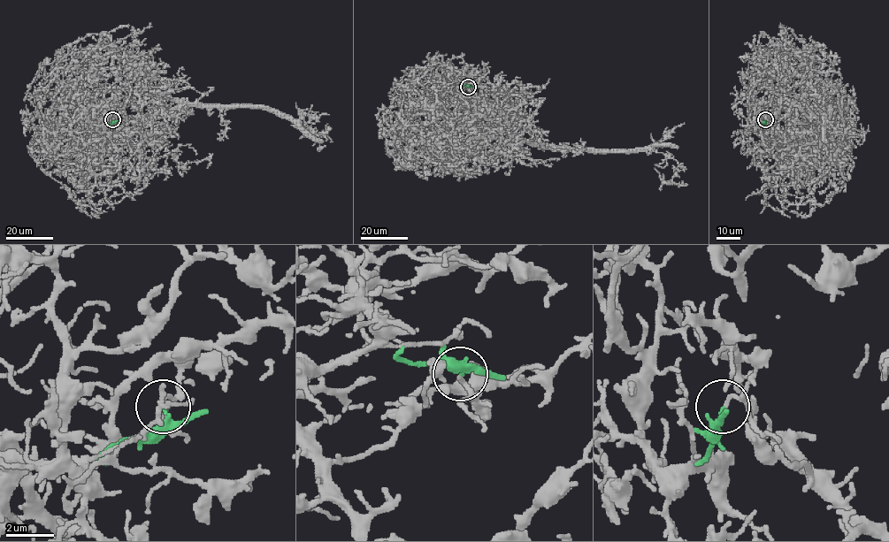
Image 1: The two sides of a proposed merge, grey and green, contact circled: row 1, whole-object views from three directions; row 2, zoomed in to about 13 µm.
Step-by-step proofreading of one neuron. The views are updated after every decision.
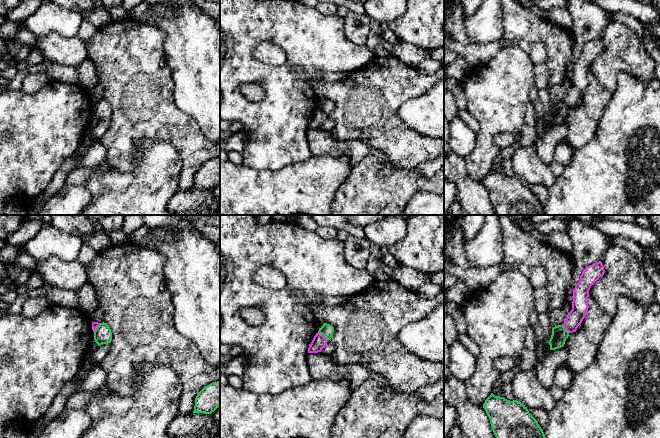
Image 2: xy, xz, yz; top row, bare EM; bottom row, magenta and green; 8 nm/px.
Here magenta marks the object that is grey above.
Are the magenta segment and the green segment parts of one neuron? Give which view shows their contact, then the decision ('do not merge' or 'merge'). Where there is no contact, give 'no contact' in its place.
contact in xz; do not merge

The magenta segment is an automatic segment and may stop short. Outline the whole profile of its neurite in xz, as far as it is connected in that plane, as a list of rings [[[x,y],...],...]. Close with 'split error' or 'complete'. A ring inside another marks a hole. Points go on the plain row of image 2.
[[[319,108],[316,109],[314,112],[309,124],[308,124],[308,129],[318,129],[321,128],[322,125],[325,123],[327,120],[328,116]]] | complete

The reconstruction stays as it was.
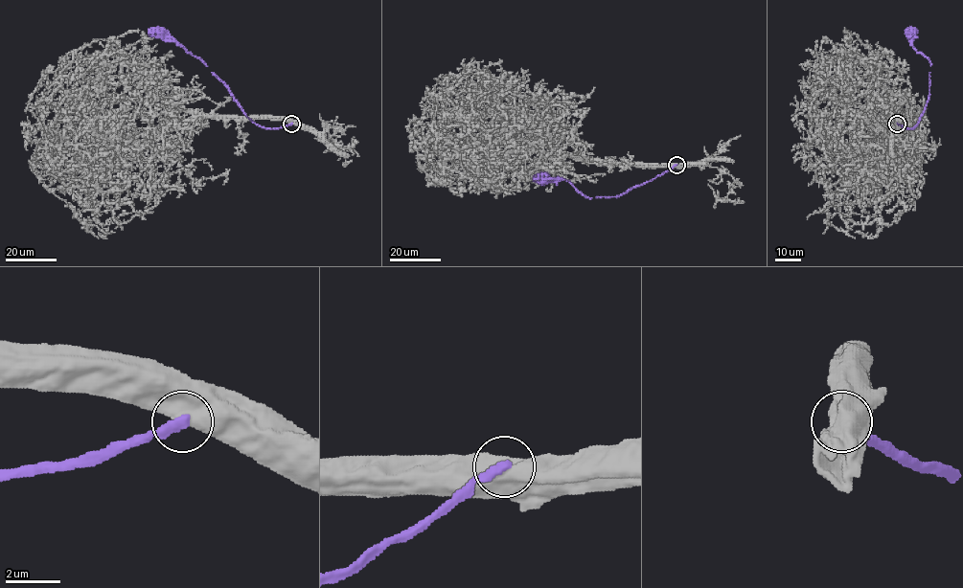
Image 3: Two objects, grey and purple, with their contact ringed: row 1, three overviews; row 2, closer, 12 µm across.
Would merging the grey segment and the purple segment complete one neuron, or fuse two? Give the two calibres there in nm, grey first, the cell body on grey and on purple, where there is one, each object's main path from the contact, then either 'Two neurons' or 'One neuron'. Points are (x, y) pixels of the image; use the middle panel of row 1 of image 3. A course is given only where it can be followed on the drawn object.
Thickness 800 nm (grey) against 380 nm. Soma of grey: none. Soma of purple: (541, 178). Course of grey: (676, 165), (515, 150), (454, 154), (468, 160), (479, 147), (470, 132), (471, 101), (494, 89). Course of purple: (676, 165), (614, 197), (587, 198), (568, 181), (548, 181), (540, 178). Two neurons

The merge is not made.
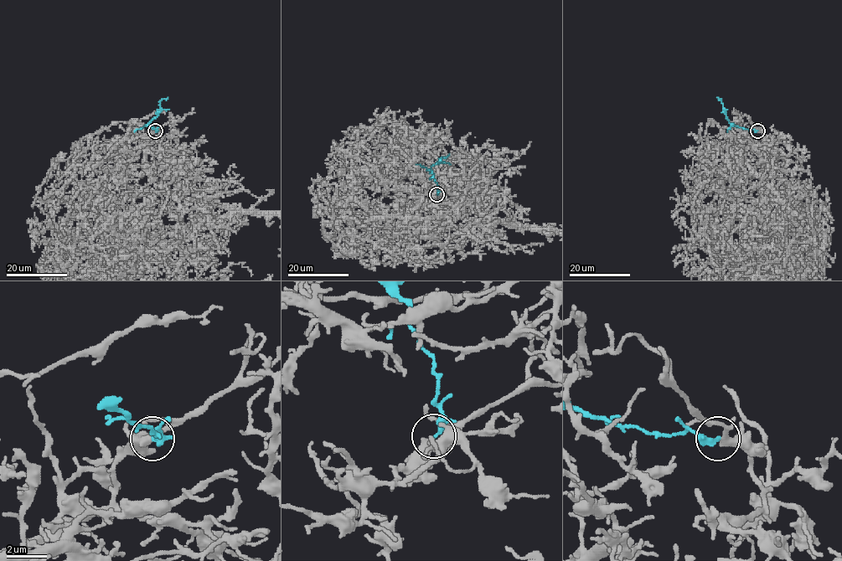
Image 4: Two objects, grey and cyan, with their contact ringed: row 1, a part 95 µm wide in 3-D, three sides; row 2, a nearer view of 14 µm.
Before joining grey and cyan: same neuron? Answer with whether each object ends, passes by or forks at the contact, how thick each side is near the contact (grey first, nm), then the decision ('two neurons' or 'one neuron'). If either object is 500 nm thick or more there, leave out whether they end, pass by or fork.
grey passes by; cyan ends there; 340 nm thick on the grey side, 280 nm on the other; two neurons

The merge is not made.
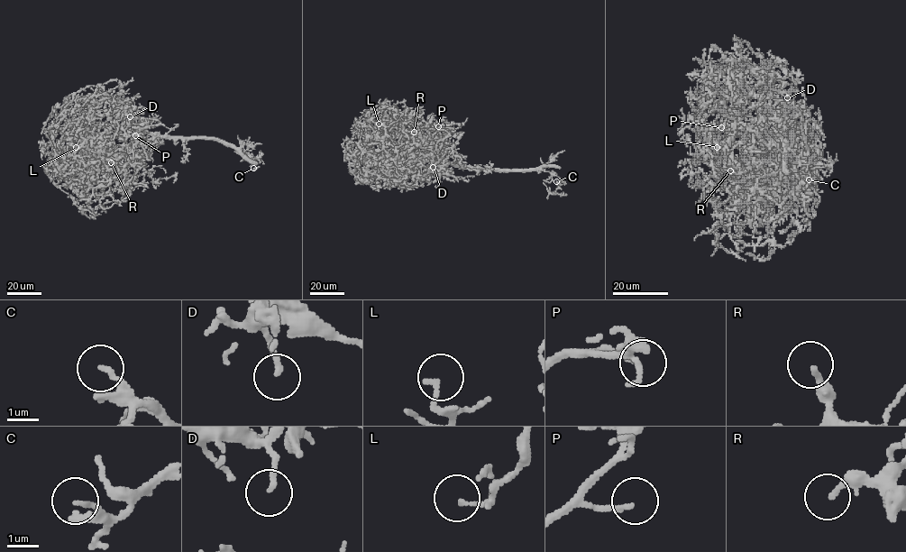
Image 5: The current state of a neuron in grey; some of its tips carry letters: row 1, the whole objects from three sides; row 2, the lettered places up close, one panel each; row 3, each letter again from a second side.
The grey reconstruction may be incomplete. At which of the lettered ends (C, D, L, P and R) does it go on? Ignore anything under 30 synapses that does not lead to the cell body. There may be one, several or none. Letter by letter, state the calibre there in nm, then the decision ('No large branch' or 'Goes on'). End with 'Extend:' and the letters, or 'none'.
C: Thickness 170 nm. No large branch
D: Thickness 170 nm. No large branch
L: Thickness 140 nm. No large branch
P: Thickness 150 nm. No large branch
R: Thickness 190 nm. Goes on
Extend: R

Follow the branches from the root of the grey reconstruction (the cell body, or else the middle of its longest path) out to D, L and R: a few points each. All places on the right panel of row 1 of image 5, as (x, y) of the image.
D: (782, 131), (784, 127), (775, 114), (763, 101), (771, 89), (785, 92), (787, 97)
L: (782, 131), (775, 114), (736, 71), (732, 116), (723, 143), (717, 147)
R: (782, 131), (782, 147), (775, 160), (759, 162), (749, 168), (741, 168), (738, 165), (730, 170)

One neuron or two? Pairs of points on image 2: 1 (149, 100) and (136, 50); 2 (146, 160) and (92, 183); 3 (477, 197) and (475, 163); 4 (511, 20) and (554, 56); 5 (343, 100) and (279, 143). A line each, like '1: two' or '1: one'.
1: one
2: one
3: two
4: one
5: two

